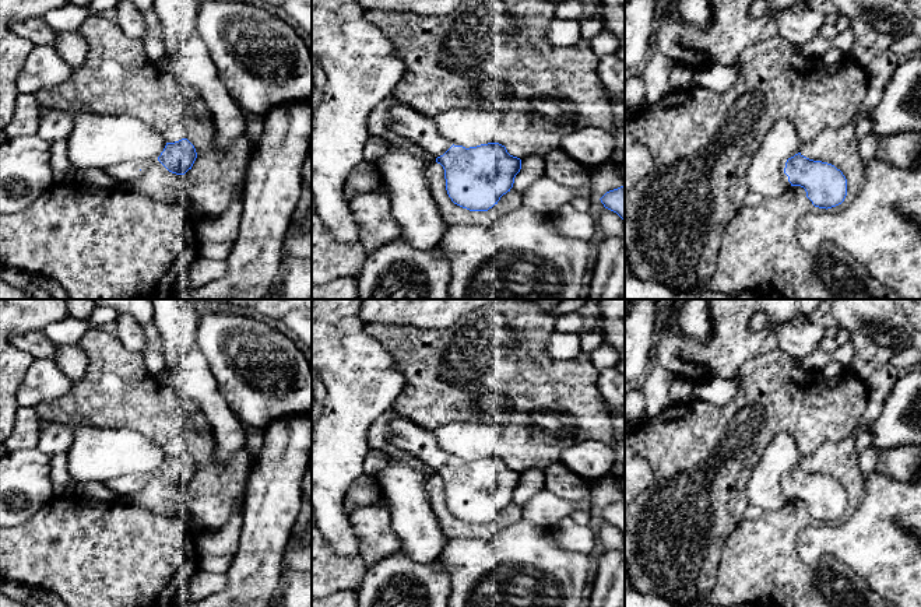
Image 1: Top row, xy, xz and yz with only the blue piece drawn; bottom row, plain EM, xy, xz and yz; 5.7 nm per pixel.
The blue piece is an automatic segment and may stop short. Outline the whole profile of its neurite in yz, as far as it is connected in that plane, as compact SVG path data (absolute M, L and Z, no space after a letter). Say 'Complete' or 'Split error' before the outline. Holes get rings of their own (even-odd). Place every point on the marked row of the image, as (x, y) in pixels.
Split error. M801 152L781 164L781 175L788 186L801 186L815 207L832 208L847 196L847 179L834 165L813 161Z

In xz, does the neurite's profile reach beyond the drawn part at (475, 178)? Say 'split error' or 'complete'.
split error

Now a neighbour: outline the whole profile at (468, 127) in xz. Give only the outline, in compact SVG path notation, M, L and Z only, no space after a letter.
M495 108L450 109L433 119L439 136L465 148L498 143L503 131L502 115Z

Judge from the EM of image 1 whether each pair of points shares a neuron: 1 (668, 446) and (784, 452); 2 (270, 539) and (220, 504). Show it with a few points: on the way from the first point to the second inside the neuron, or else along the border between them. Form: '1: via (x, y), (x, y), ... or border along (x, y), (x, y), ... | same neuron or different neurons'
1: border along (790, 432), (779, 432), (767, 444), (748, 480) | different neurons
2: border along (250, 469), (242, 501) | different neurons

